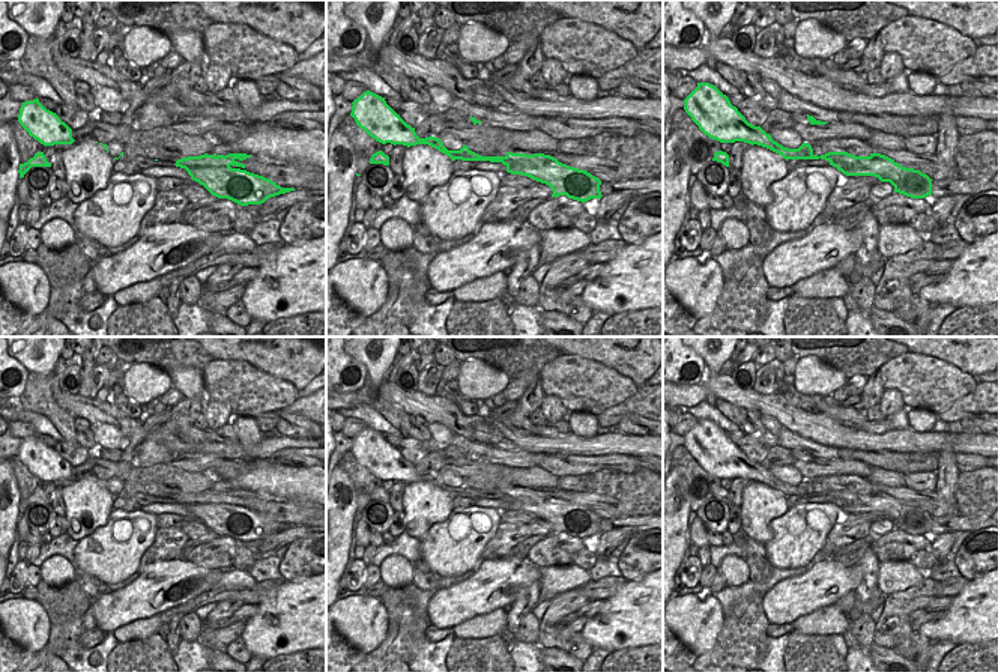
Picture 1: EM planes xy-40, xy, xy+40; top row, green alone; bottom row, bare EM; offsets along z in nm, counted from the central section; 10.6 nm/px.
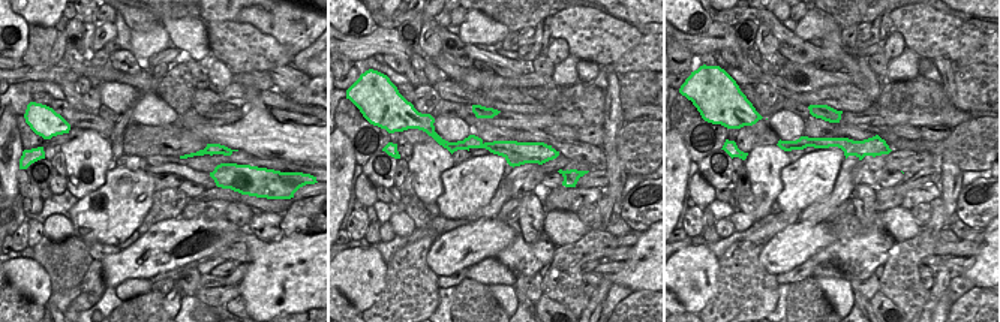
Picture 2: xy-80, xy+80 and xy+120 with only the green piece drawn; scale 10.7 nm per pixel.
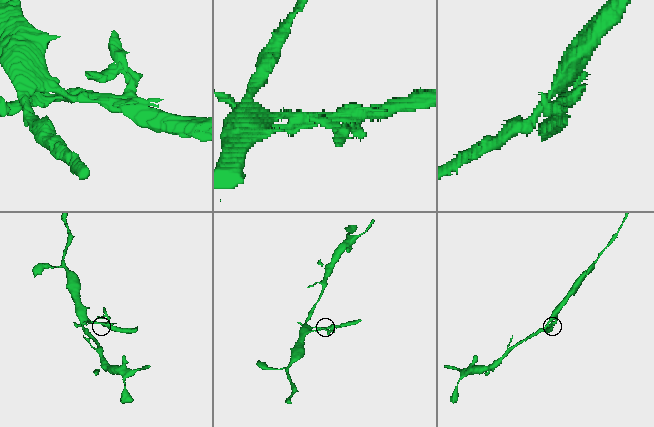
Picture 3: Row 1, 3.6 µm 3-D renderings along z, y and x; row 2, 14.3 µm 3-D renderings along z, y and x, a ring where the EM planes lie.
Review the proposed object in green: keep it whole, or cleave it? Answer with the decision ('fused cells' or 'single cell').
fused cells

